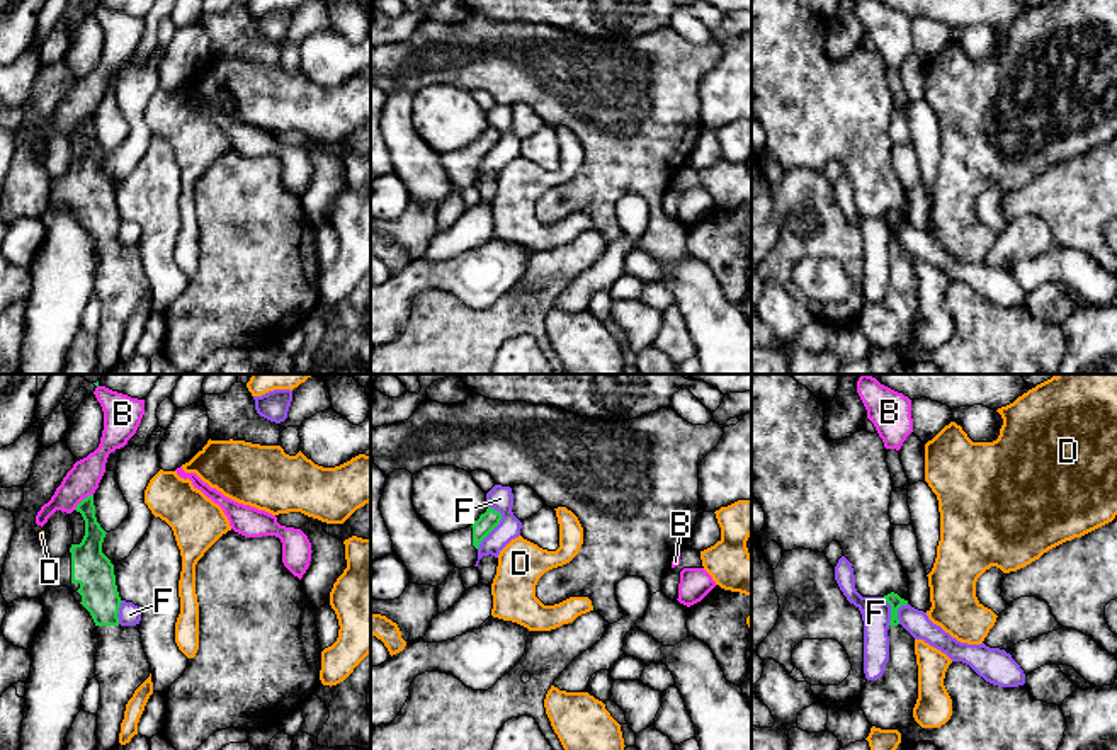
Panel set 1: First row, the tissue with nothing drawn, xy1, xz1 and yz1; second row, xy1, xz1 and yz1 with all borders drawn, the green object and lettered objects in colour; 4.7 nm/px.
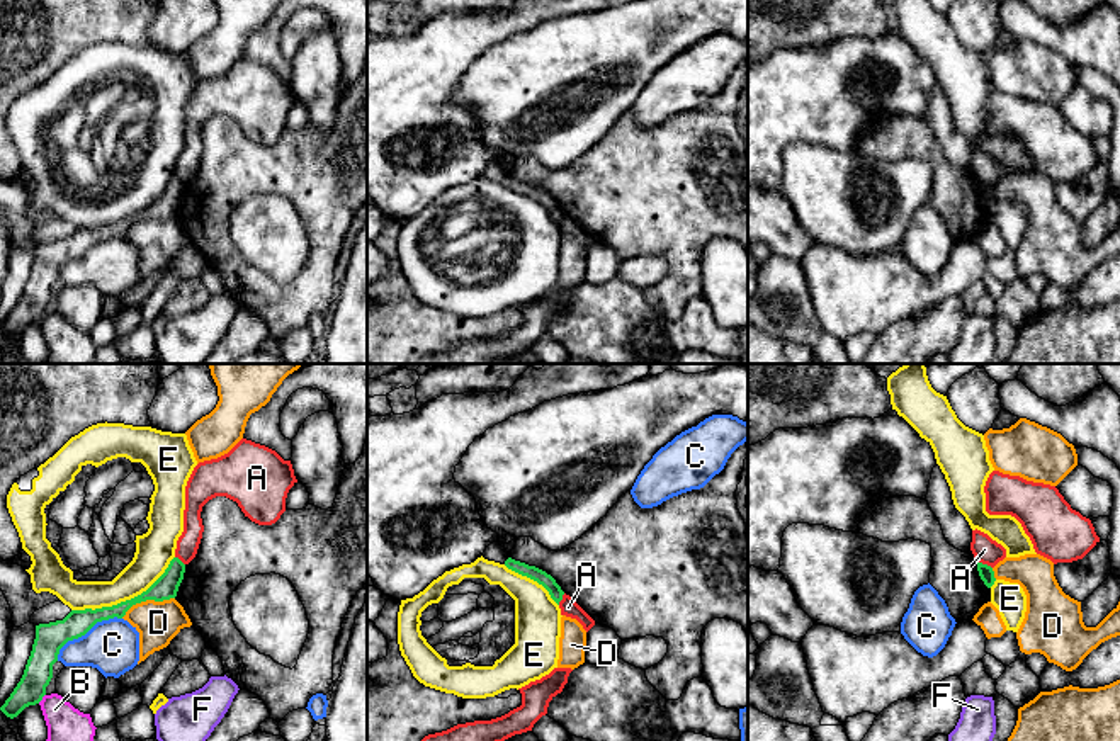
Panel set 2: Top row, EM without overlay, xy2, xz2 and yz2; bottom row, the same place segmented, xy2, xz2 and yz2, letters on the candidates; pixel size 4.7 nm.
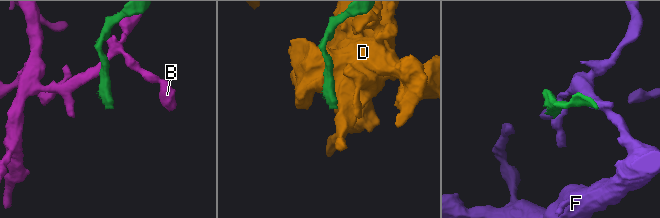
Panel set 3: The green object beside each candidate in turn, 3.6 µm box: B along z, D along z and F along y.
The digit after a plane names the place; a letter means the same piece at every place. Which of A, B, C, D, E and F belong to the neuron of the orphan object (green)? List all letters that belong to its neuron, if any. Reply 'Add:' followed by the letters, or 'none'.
Add: none

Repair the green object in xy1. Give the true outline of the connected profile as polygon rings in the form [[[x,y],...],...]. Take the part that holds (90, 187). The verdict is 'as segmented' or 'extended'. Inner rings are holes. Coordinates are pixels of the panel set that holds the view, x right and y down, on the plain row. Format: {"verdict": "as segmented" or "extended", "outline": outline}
{"verdict": "extended", "outline": [[[94,114],[77,128],[85,139],[80,163],[53,180],[49,202],[68,206],[73,216],[92,235],[97,245],[95,298],[100,303],[97,330],[97,371],[111,372],[119,364],[121,342],[128,320],[150,296],[151,287],[143,269],[139,245],[121,245],[121,216],[116,204],[114,184],[102,172],[105,150],[95,136]]]}

